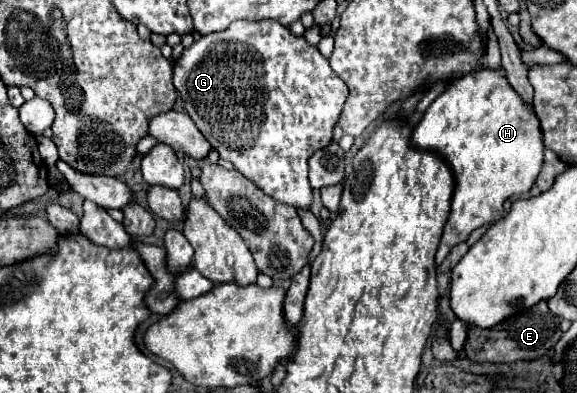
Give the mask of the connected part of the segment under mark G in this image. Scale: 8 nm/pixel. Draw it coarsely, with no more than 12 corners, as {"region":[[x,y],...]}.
{"region":[[276,21],[202,35],[184,111],[244,177],[310,209],[348,97]]}

